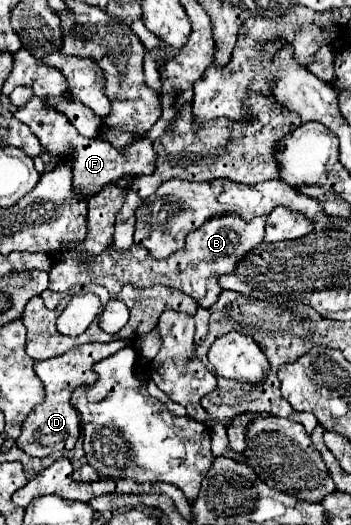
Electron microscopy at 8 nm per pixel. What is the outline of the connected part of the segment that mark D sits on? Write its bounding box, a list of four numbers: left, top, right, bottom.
[17,339,131,459]

